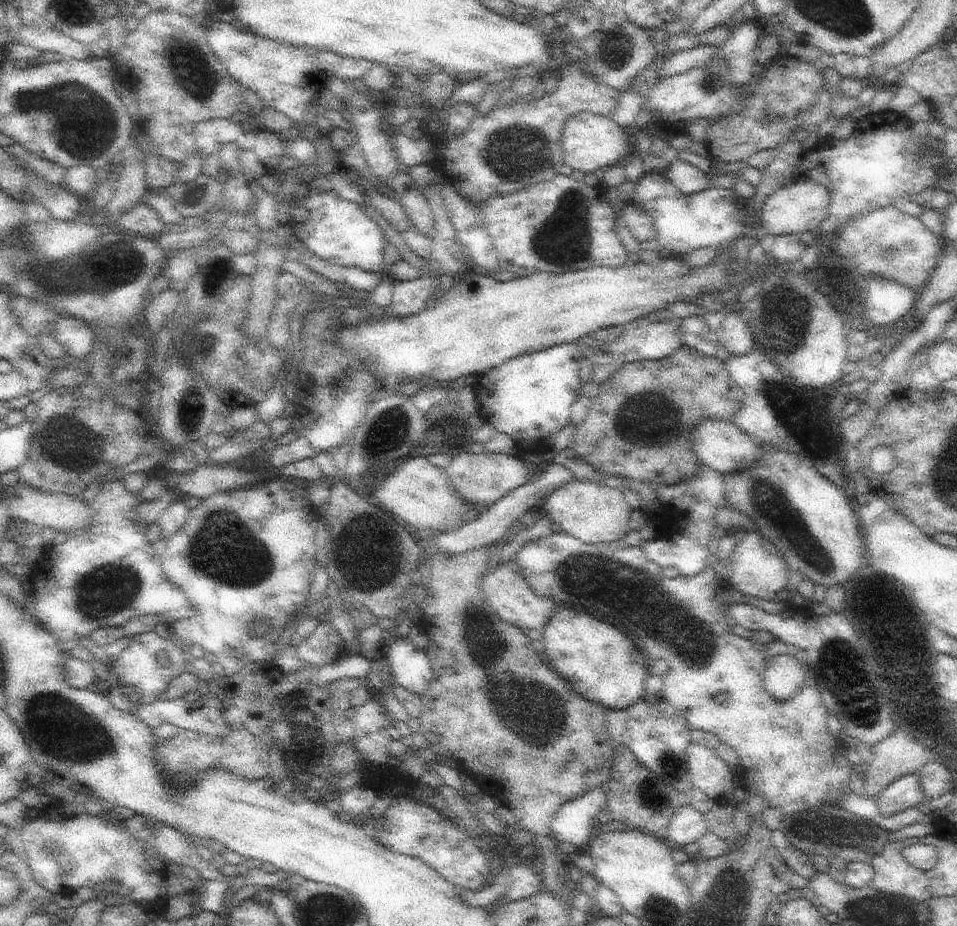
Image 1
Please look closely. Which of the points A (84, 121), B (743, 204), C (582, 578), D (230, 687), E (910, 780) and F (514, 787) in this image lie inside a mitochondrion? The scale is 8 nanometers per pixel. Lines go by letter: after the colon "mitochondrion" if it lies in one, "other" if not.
A: mitochondrion
B: other
C: mitochondrion
D: other
E: other
F: other

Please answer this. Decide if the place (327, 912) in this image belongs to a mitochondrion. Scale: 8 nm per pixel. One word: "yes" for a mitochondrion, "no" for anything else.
yes

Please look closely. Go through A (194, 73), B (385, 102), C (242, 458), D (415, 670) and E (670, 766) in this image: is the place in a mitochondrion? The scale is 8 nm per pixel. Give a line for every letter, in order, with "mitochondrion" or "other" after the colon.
A: mitochondrion
B: other
C: other
D: other
E: mitochondrion

